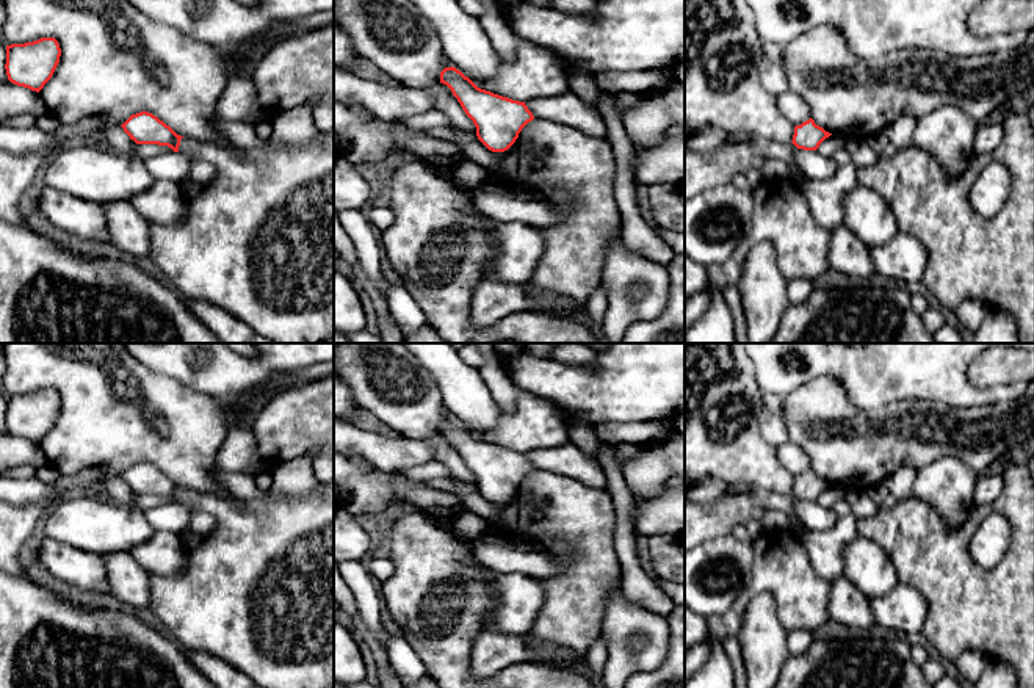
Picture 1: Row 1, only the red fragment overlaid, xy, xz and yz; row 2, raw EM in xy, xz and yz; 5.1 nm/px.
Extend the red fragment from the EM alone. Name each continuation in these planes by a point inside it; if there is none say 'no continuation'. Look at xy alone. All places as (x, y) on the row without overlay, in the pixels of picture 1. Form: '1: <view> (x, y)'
1: xy (257, 593)

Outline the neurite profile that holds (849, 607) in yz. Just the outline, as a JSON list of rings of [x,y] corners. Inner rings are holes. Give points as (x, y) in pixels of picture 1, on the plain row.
[[[844,577],[830,583],[829,616],[830,621],[865,632],[877,625],[870,597]]]

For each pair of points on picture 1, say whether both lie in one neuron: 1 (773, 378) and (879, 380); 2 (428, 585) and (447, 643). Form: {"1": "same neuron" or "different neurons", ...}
{"1": "same neuron", "2": "same neuron"}

